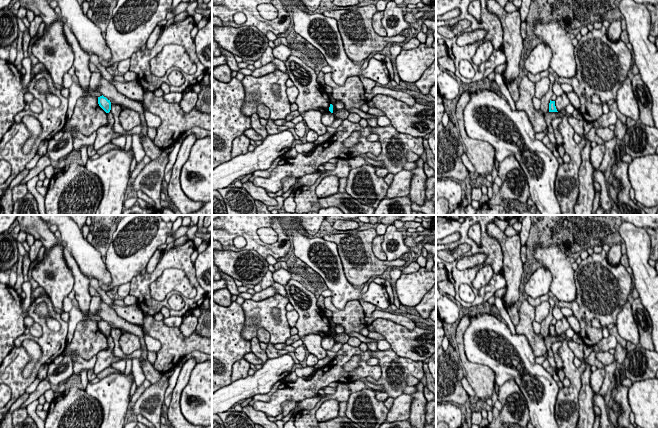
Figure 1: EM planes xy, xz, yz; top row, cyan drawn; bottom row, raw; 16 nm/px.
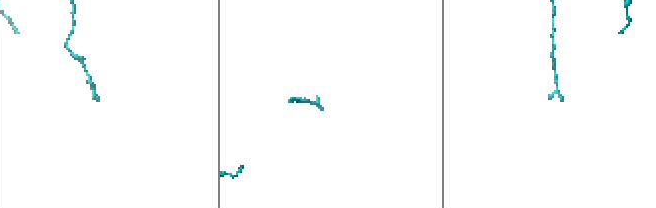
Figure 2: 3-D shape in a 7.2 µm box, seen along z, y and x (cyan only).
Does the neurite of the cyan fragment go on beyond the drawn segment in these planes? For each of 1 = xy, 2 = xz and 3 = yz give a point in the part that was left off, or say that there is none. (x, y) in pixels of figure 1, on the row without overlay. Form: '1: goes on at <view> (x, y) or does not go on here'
1: does not go on here
2: does not go on here
3: does not go on here

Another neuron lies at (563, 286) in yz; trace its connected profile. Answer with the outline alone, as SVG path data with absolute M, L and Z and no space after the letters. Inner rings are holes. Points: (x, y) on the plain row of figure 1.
M551 244L547 247L537 245L534 258L547 268L552 275L552 282L550 284L551 293L559 301L574 301L577 295L574 270L565 252L556 244Z

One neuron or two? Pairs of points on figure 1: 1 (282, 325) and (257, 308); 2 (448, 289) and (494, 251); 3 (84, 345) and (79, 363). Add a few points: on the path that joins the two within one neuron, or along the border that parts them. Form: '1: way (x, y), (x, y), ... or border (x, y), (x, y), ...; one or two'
1: way (276, 325), (263, 314); one
2: border (448, 278), (456, 294); two
3: border (95, 355), (85, 360), (73, 353), (72, 371); two

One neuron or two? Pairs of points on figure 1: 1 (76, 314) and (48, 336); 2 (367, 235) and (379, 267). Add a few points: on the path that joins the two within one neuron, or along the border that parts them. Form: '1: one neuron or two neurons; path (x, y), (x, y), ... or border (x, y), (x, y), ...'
1: two neurons; border (68, 323), (65, 343)
2: one neuron; path (367, 243), (367, 254), (371, 259)

